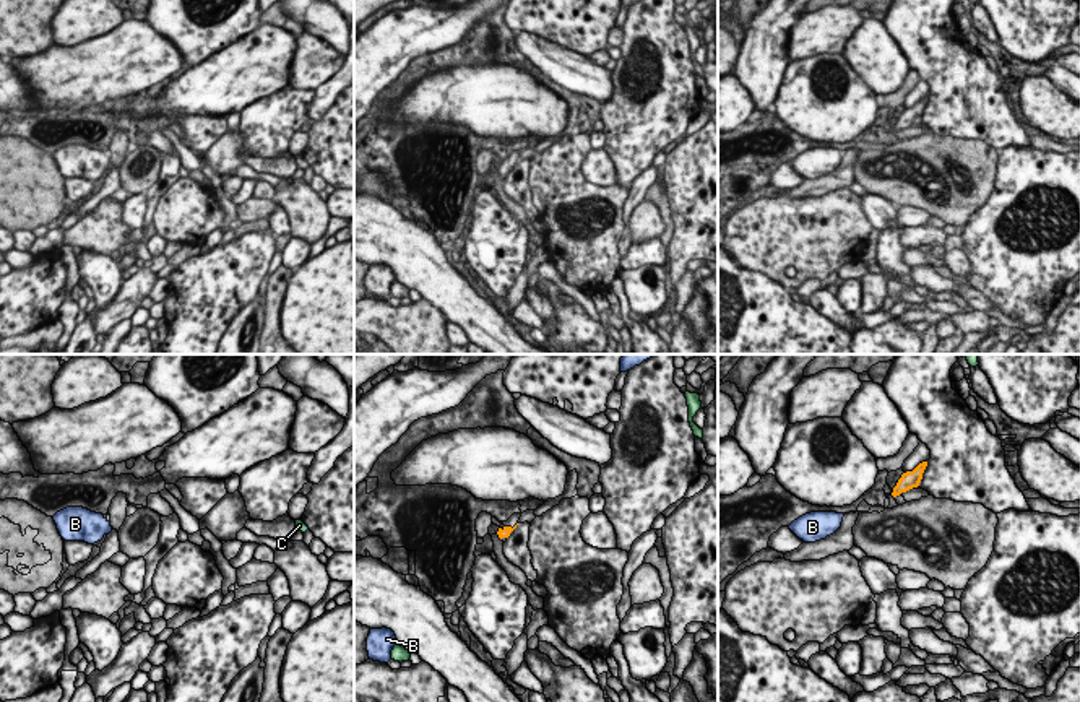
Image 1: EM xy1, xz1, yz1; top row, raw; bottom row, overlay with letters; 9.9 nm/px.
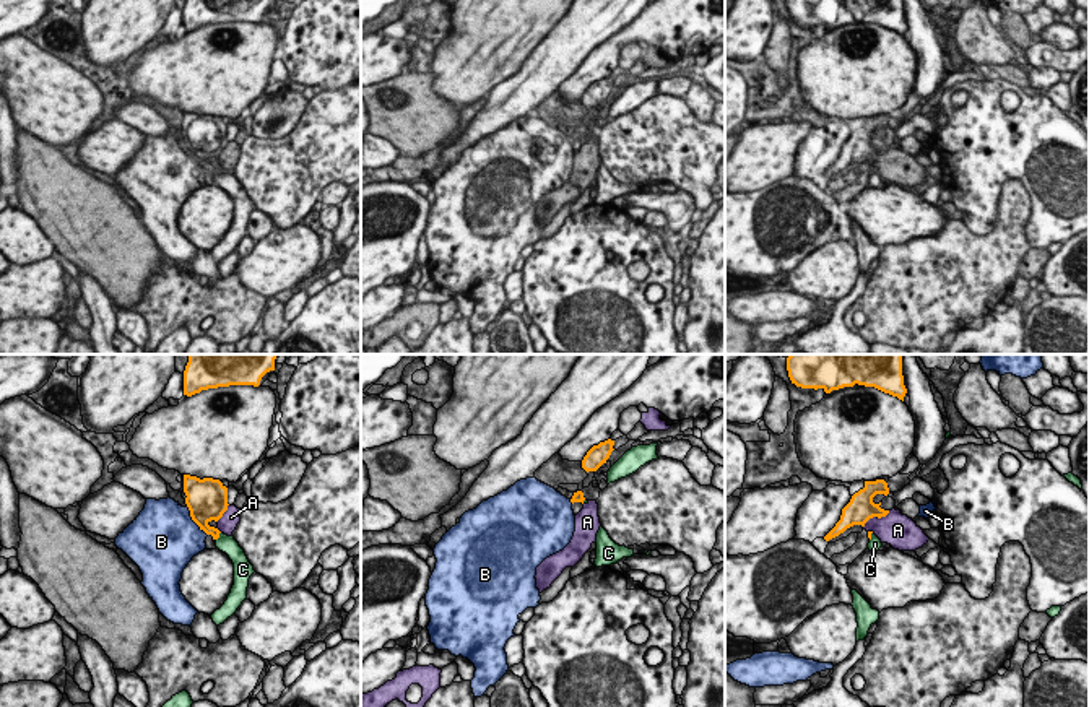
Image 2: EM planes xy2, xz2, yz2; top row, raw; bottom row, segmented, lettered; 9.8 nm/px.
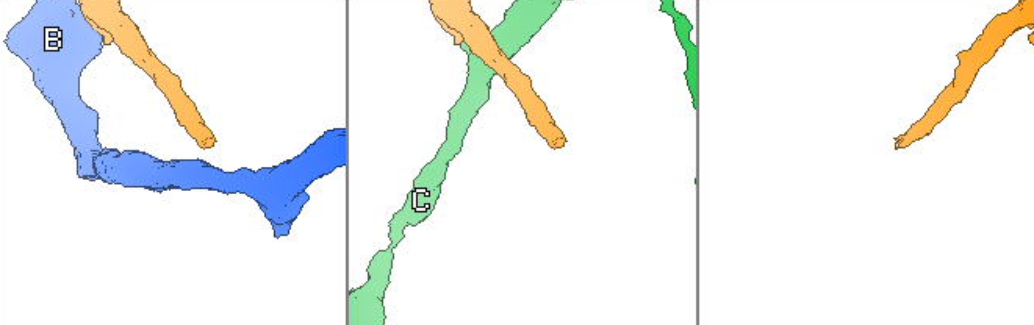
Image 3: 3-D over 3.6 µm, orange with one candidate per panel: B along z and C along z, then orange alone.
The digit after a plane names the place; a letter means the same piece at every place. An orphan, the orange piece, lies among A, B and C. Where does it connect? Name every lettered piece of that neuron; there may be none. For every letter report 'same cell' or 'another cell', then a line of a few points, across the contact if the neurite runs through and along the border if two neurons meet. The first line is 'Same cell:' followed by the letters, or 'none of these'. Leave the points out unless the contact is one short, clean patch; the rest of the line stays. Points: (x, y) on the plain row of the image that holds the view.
Same cell: none of these
A: another cell
B: another cell | xy2 (187, 142), (190, 155), (207, 171)
C: another cell | xy2 (220, 168), (216, 176)

